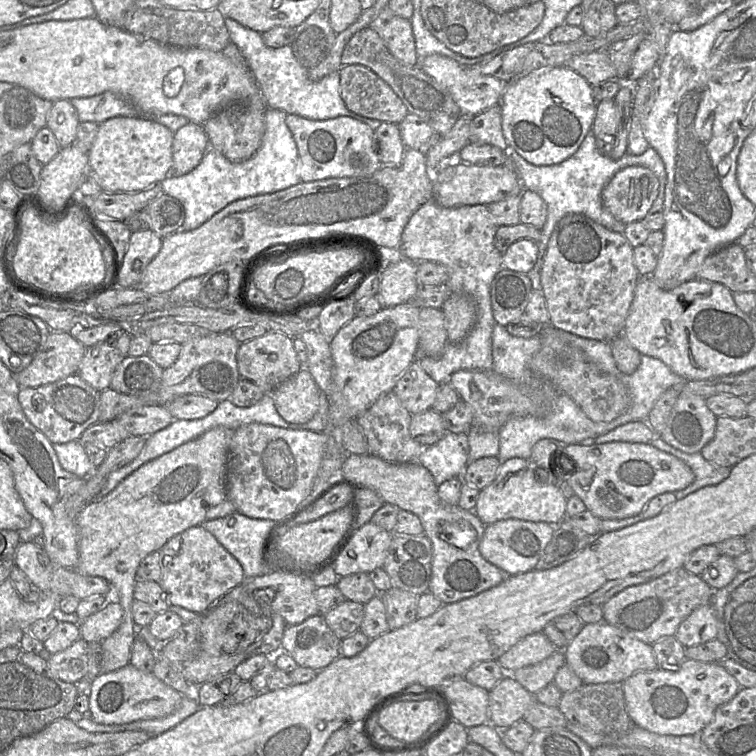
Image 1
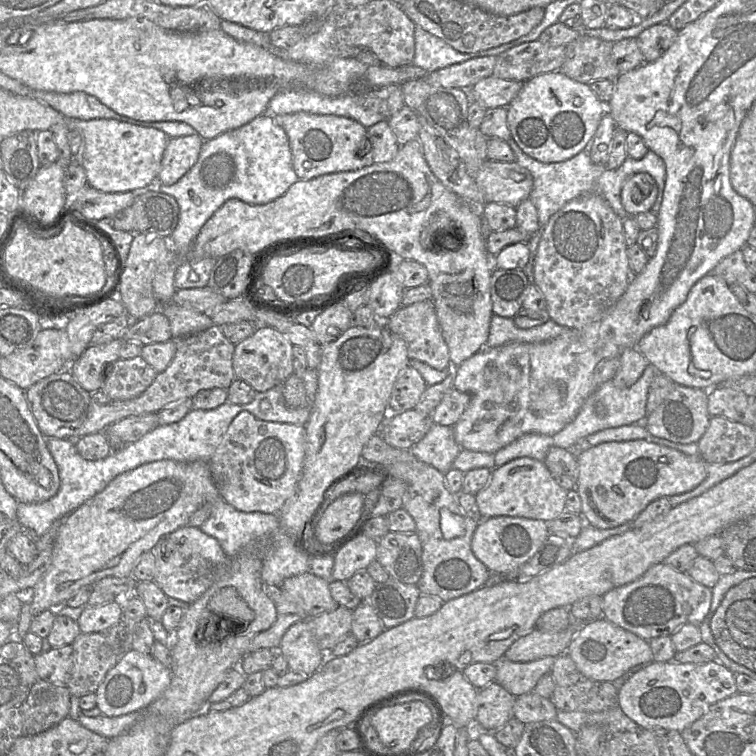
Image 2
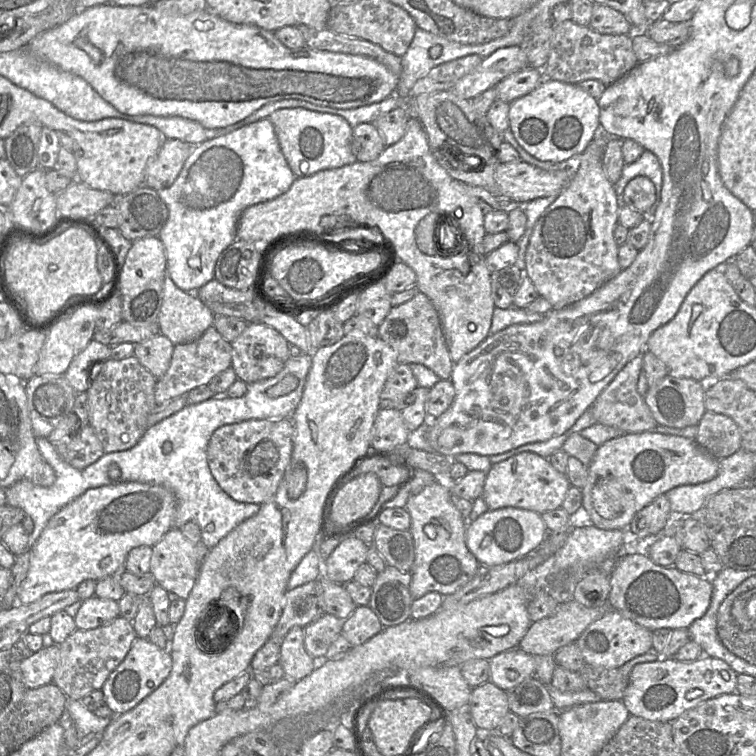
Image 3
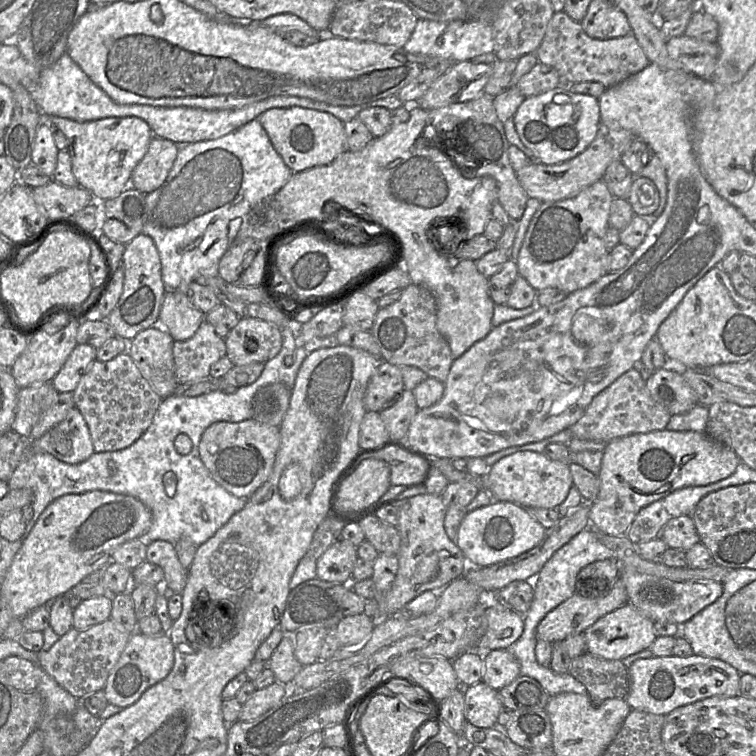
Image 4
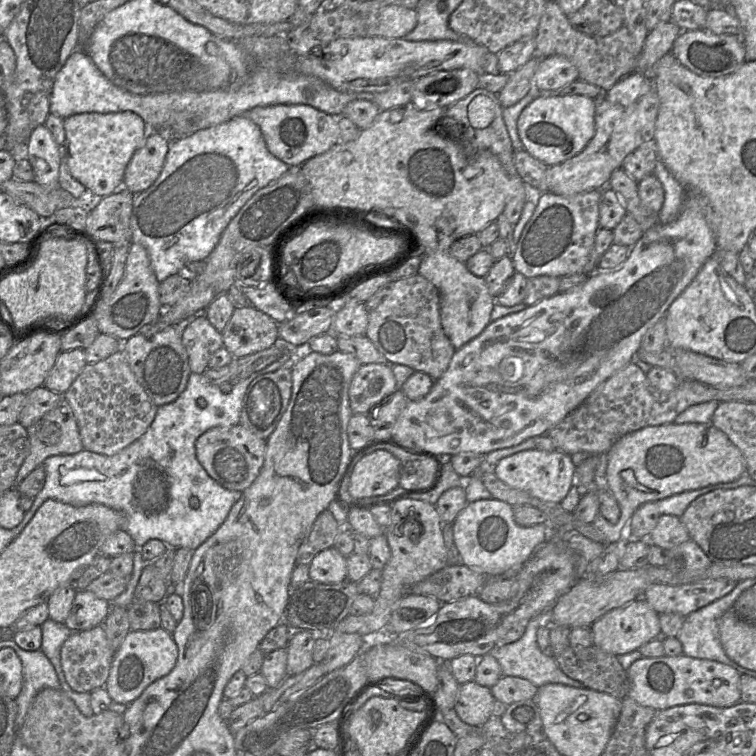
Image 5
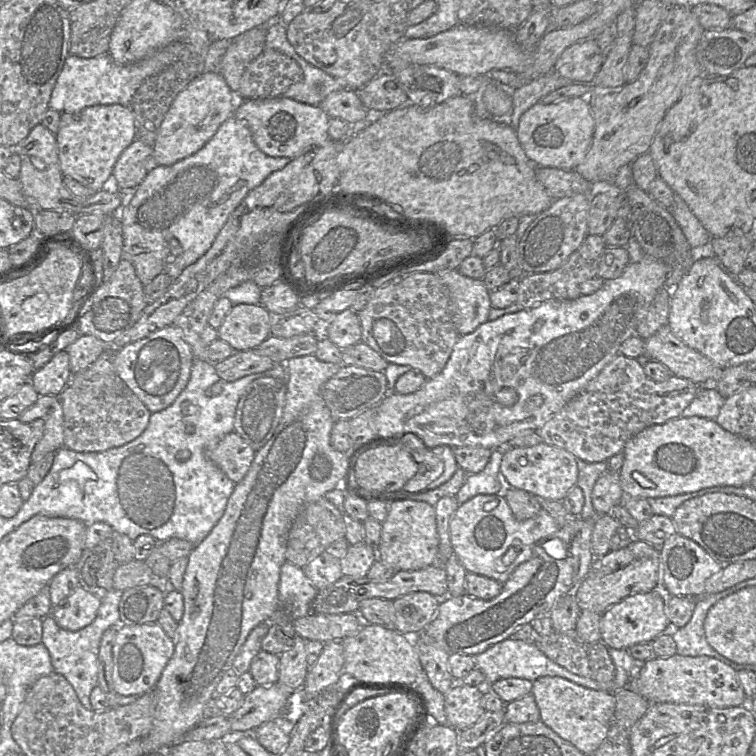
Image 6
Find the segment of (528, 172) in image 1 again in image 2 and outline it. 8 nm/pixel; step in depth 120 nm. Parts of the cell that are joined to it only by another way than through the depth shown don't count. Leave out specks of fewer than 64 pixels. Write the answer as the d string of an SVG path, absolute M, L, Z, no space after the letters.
M512 137L507 143L516 156L516 162L529 170L533 177L533 188L529 198L538 211L539 224L542 231L553 214L567 202L583 194L599 194L609 203L621 219L626 219L630 215L621 203L621 190L628 178L641 172L648 173L655 179L658 194L651 211L658 214L660 210L666 181L666 165L663 159L653 151L648 150L641 159L633 159L628 156L619 168L609 169L607 166L593 163L589 155L589 145L585 150L566 161L543 163L523 152Z

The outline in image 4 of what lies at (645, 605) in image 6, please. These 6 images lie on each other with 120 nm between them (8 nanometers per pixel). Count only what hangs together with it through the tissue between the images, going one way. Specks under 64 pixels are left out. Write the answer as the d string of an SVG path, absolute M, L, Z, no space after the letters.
M630 603L617 608L598 619L584 632L587 653L608 660L623 660L624 658L650 649L656 639L654 621L640 612Z

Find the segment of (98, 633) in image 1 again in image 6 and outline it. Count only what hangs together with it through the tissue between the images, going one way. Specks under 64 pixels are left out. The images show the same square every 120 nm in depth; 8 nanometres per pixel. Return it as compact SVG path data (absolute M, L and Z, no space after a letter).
M79 586L58 605L52 605L51 616L61 628L77 631L93 622L100 604L101 599Z

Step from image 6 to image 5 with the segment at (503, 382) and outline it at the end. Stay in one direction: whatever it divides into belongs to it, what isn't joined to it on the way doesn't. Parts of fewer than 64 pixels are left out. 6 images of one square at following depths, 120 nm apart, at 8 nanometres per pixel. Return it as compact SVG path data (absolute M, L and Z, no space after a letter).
M687 194L684 207L679 216L672 222L667 224L660 223L645 231L635 245L629 248L629 255L624 263L615 270L597 270L588 275L585 283L566 293L557 293L549 298L540 300L532 306L528 306L520 312L509 314L490 322L479 336L455 350L448 368L439 379L435 380L433 387L425 397L415 401L408 401L396 420L392 430L392 437L389 438L405 446L426 450L442 457L451 457L461 452L473 452L485 456L494 450L516 446L530 437L547 434L551 428L578 407L599 384L629 362L634 362L645 333L660 319L665 317L672 302L692 282L706 260L715 254L717 249L716 240L707 222L706 215L706 201L702 197Z

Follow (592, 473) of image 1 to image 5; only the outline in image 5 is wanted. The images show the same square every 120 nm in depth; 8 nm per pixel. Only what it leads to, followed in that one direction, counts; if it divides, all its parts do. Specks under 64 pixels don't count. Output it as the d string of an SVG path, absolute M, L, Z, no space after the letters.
M672 422L647 426L620 437L606 455L604 485L616 499L620 517L616 523L611 523L598 513L592 524L603 534L607 544L623 541L634 511L642 504L684 491L732 482L747 474L741 451L711 424Z

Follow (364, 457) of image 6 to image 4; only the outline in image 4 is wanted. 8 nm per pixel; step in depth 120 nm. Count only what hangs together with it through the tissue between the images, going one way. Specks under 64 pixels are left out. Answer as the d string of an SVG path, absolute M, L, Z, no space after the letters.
M365 459L348 476L341 476L335 487L336 505L340 511L363 510L379 502L391 484L387 462Z

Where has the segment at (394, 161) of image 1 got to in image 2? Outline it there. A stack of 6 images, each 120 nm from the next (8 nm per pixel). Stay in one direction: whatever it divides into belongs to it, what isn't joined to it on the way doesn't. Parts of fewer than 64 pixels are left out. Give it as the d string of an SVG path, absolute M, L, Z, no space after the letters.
M388 120L367 128L367 139L370 141L371 153L374 163L392 161L400 148L397 139L389 126Z

